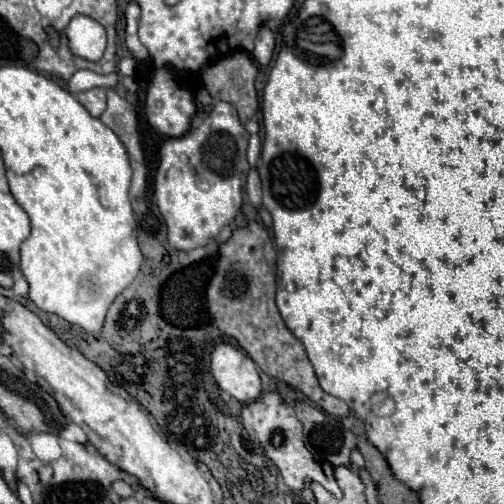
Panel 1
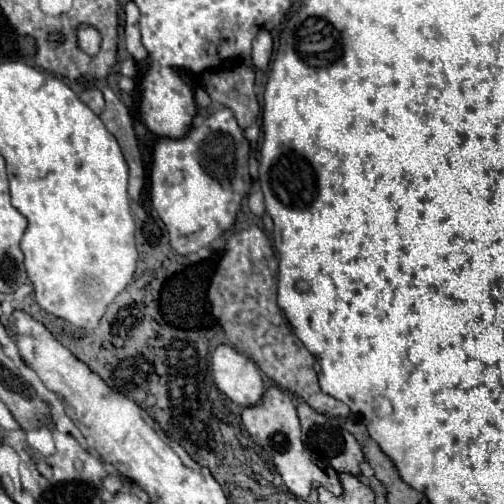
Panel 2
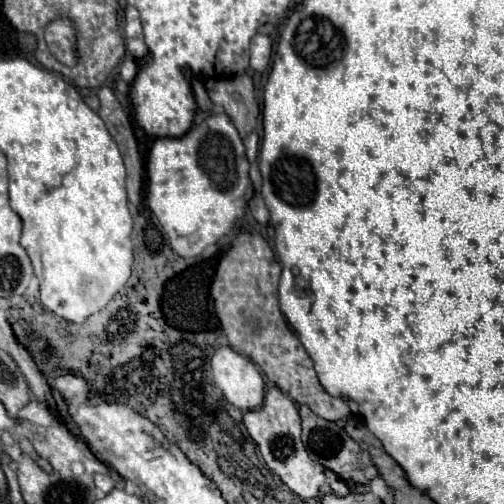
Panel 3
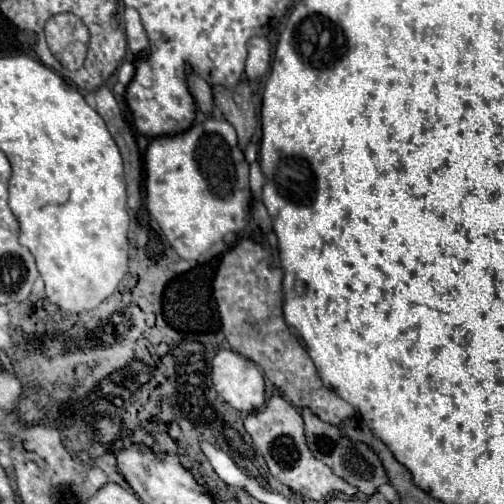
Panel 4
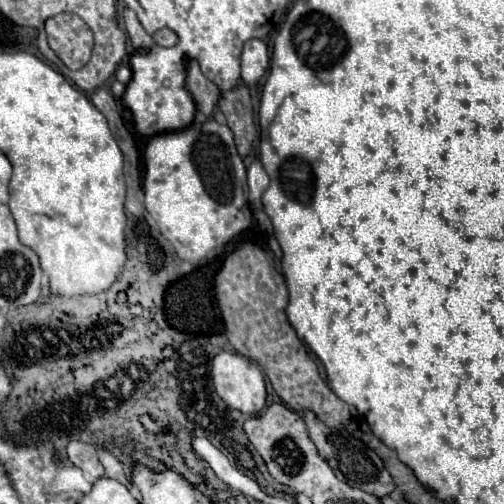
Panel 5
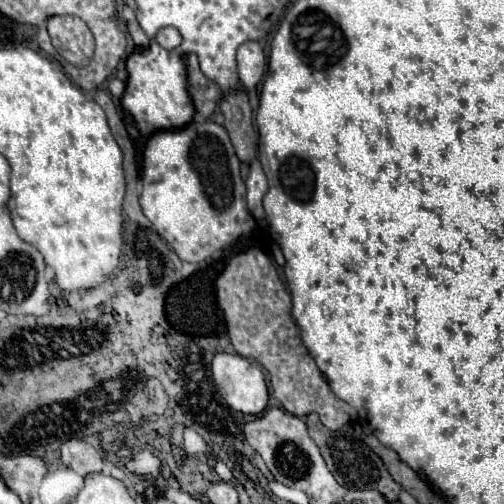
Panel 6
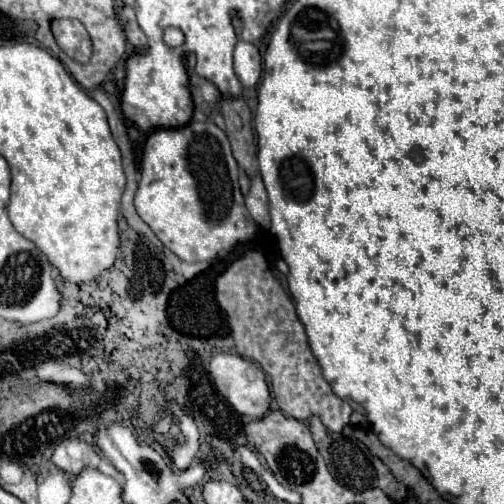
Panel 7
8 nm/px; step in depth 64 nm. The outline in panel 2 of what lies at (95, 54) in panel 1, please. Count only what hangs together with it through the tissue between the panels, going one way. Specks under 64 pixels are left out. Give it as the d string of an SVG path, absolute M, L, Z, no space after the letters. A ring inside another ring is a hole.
M80 26L78 42L80 42L80 48L84 48L84 52L88 52L90 56L94 56L100 50L100 34L92 32L92 28Z

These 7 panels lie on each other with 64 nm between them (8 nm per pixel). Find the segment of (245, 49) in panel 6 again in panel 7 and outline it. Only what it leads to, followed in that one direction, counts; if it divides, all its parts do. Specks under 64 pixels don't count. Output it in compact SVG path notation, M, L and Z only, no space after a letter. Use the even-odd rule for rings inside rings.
M238 42L234 48L234 72L244 88L254 88L260 80L262 58L254 44Z

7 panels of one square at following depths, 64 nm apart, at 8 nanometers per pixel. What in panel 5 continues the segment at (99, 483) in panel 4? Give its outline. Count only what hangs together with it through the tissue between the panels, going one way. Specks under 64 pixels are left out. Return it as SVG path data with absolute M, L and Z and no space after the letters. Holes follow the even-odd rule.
M72 440L66 446L66 452L68 452L68 460L76 468L80 468L84 472L84 478L88 482L96 482L98 478L104 476L104 466L100 464L98 452L96 452L96 448L92 444L84 444L84 442Z

